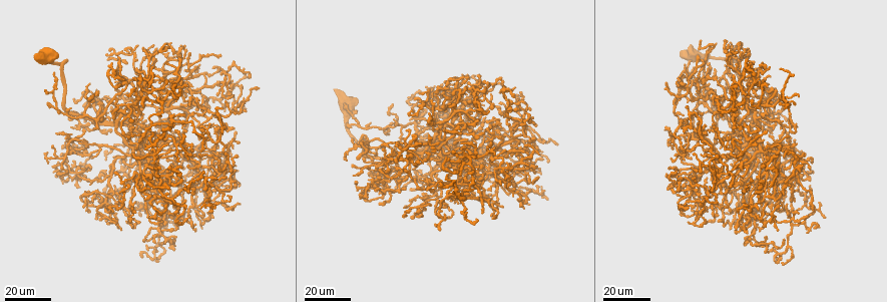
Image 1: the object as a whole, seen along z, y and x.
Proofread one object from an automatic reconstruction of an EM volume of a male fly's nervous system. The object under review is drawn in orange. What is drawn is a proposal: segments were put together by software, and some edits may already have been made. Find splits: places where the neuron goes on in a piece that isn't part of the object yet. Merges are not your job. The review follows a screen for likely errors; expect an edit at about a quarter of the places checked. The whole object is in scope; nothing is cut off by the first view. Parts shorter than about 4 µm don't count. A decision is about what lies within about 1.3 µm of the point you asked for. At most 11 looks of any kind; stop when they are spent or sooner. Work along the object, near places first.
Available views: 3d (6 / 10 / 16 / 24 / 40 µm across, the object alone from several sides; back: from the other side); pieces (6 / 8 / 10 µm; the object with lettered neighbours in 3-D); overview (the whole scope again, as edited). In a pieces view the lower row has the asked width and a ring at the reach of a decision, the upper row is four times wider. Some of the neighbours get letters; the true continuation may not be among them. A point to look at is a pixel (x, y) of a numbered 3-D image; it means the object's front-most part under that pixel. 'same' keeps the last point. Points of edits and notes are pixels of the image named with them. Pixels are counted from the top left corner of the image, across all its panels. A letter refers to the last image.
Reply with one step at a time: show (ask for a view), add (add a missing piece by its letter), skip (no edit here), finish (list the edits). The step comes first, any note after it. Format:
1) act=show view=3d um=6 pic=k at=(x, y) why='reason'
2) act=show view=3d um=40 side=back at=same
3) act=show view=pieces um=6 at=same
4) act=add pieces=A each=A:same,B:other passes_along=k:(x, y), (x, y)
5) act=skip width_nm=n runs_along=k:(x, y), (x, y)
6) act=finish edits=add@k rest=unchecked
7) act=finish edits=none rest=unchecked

act=show view=3d um=16 pic=1 at=(522, 167) why='free end'

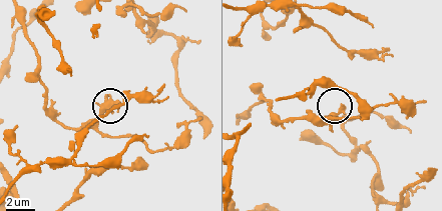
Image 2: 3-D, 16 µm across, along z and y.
act=show view=pieces um=6 pic=2 at=(343, 104)

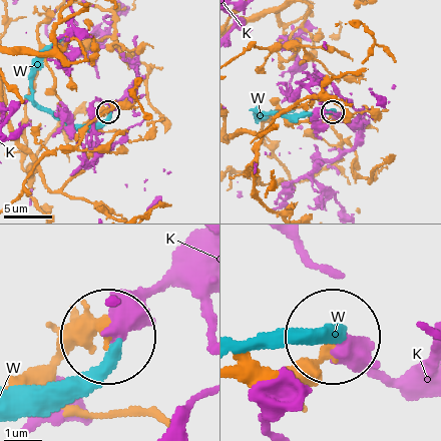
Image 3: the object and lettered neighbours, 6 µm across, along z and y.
act=skip each=K:other,W:other found='no lettered piece goes on from it'

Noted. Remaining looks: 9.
act=show view=3d um=16 pic=1 at=(239, 186) why='long arm stops here'

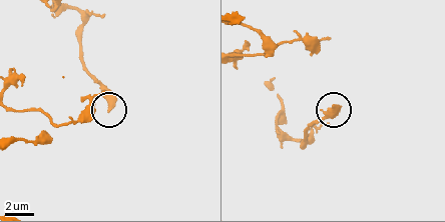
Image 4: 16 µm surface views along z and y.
act=show view=pieces um=10 pic=4 at=(110, 110)

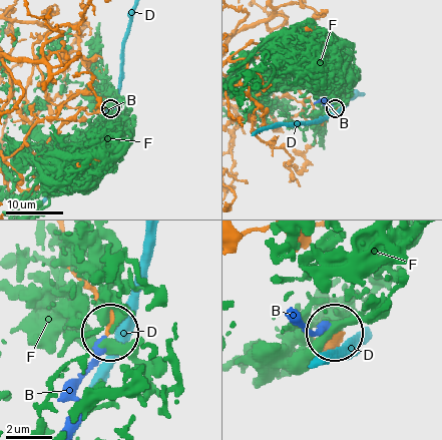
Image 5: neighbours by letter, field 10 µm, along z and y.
act=add pieces=B each=B:same,D:other,F:other found='the neuron continues'

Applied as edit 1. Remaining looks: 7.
act=show view=3d um=16 pic=1 at=(783, 192) why='tapers out'

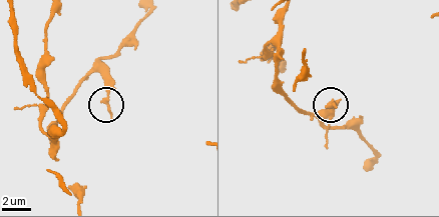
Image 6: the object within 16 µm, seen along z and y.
act=show view=pieces um=6 pic=6 at=(112, 116)

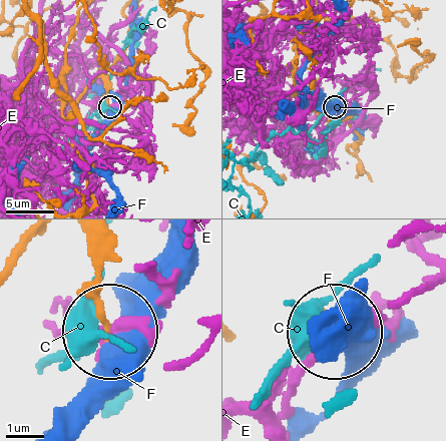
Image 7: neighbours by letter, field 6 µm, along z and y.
act=skip each=C:other,E:other,F:other runs_along=7:(87, 243), (106, 326) found='no lettered piece goes on from it'

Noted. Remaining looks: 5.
act=show view=3d um=24 pic=1 at=(84, 168) why='branch stops here'

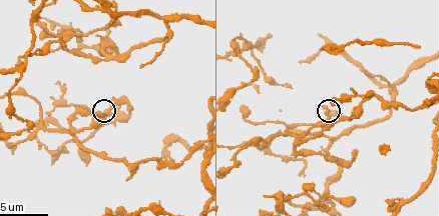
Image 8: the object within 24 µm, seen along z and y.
act=show view=pieces um=10 pic=8 at=(94, 110)

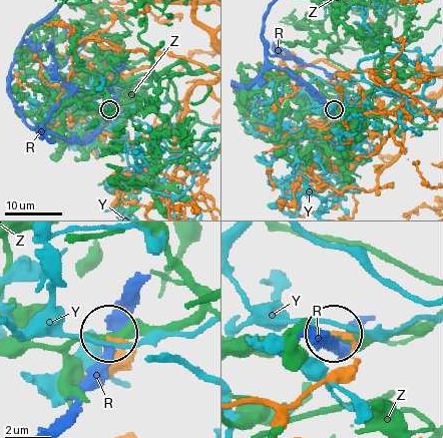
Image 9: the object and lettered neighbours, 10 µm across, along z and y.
act=skip each=R:other,Y:other,Z:other found='no lettered piece goes on from it'

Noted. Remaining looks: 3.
act=show view=3d um=24 pic=1 at=(94, 127)

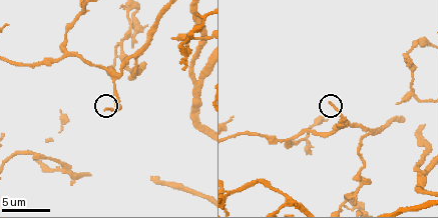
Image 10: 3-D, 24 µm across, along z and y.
act=show view=pieces um=8 pic=10 at=(104, 110) why='see the neighbours'

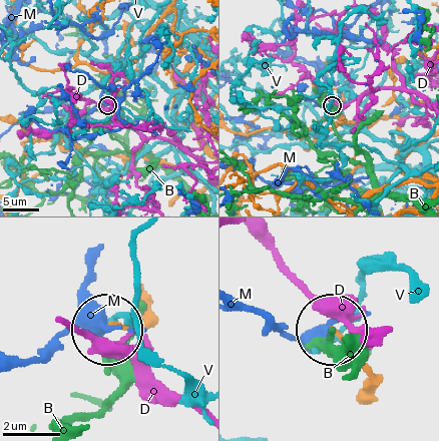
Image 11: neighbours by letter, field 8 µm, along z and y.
act=skip each=B:other,D:other,M:other,V:other found='no lettered piece goes on from it'

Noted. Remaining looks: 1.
act=finish edits=add@5 rest=unchecked

